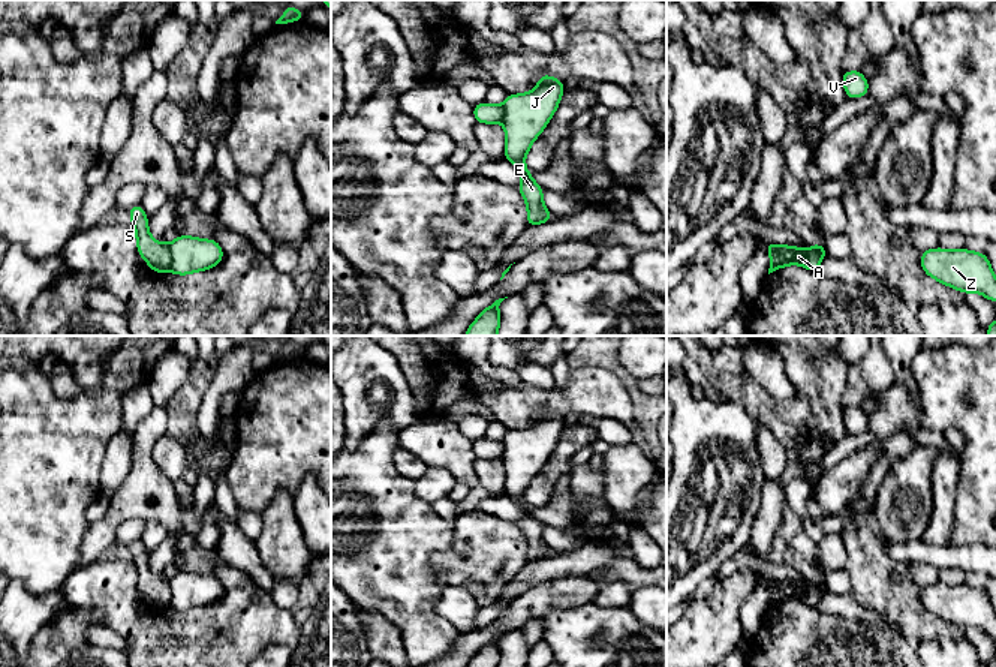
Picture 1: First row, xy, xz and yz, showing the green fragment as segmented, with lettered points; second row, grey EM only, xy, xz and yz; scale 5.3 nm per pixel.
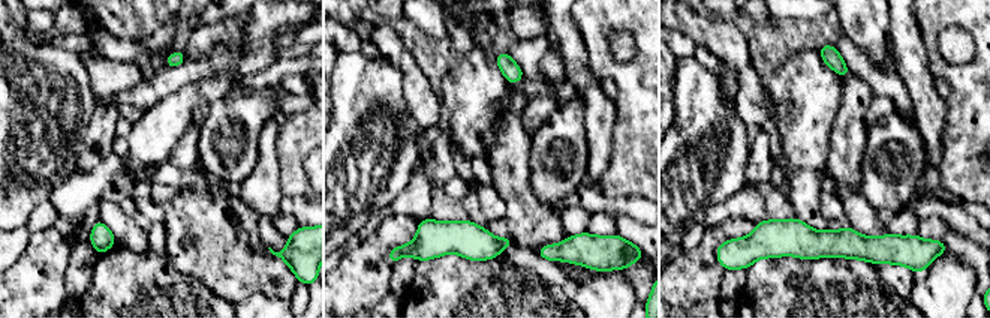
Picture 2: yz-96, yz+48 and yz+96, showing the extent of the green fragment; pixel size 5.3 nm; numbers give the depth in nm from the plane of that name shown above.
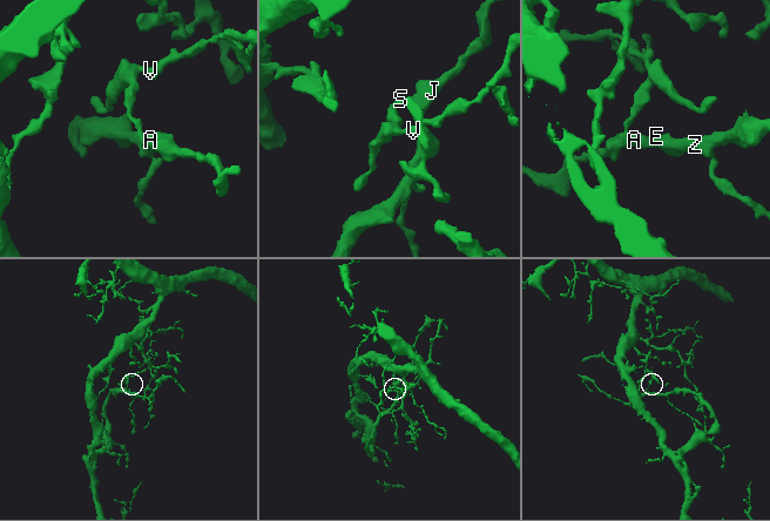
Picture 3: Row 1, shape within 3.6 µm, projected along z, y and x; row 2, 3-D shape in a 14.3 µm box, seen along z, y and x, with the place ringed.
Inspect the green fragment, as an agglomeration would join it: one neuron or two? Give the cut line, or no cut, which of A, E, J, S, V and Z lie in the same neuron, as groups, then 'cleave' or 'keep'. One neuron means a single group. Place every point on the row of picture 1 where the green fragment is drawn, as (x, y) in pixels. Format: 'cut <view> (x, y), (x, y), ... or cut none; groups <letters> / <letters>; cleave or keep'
cut xy (166, 245), (169, 270); groups A E J Z / S V; cleave

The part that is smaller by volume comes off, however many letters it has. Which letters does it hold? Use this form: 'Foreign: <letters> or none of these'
Foreign: S, V

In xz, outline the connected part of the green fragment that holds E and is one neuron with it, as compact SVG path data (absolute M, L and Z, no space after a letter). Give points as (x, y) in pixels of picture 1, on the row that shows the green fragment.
M544 73L539 76L538 87L533 91L523 94L509 93L503 103L505 159L523 174L517 187L527 204L526 226L541 225L553 219L553 214L542 202L544 189L532 180L533 174L524 163L524 157L532 142L554 115L563 91L563 81Z

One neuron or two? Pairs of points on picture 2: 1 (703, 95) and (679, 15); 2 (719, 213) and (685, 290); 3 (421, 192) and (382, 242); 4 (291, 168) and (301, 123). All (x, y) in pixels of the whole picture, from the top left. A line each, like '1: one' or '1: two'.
1: two
2: two
3: two
4: one

